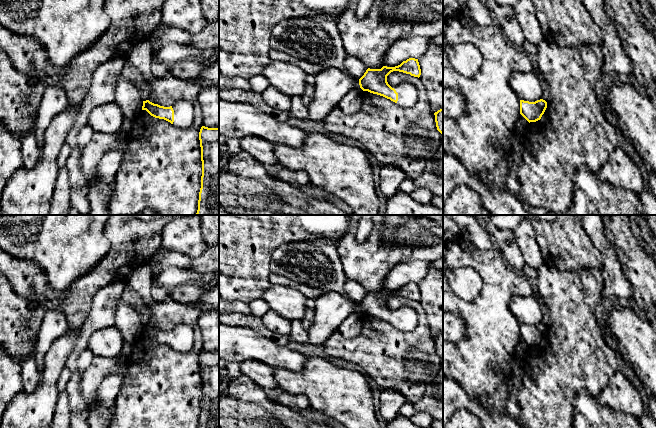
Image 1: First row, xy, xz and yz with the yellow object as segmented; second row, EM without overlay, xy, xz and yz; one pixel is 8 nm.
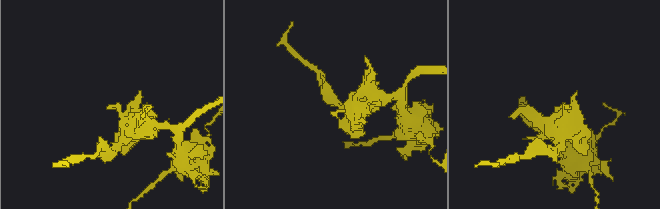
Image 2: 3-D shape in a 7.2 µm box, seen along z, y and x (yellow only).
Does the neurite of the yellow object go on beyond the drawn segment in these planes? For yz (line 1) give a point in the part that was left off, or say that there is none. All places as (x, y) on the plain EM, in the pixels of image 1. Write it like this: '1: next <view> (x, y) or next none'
1: next none

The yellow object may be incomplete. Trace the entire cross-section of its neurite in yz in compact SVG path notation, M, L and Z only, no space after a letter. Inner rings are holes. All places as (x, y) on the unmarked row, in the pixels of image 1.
M543 323L535 326L520 324L520 338L530 347L541 343L547 332L547 326Z

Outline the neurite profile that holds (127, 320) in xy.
M122 298L116 301L115 323L122 332L124 343L136 343L142 335L143 325L138 312Z

